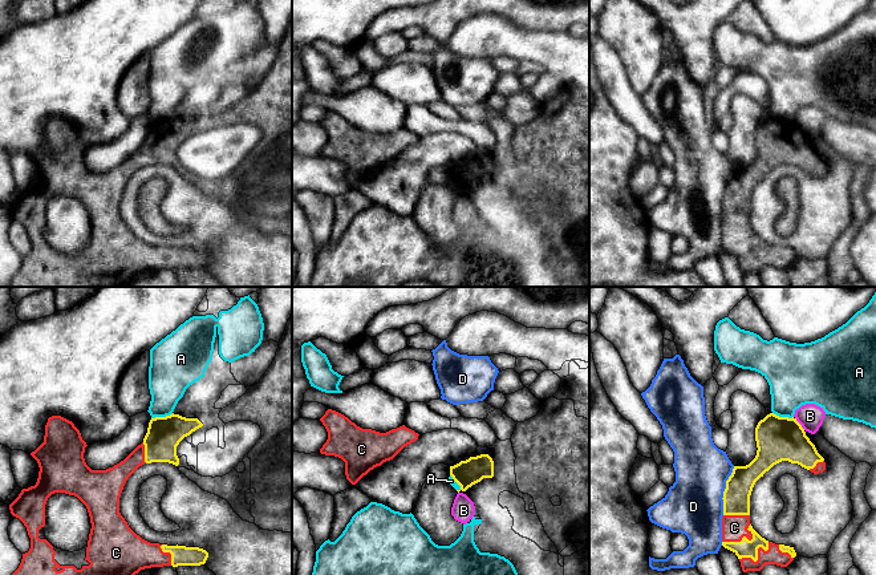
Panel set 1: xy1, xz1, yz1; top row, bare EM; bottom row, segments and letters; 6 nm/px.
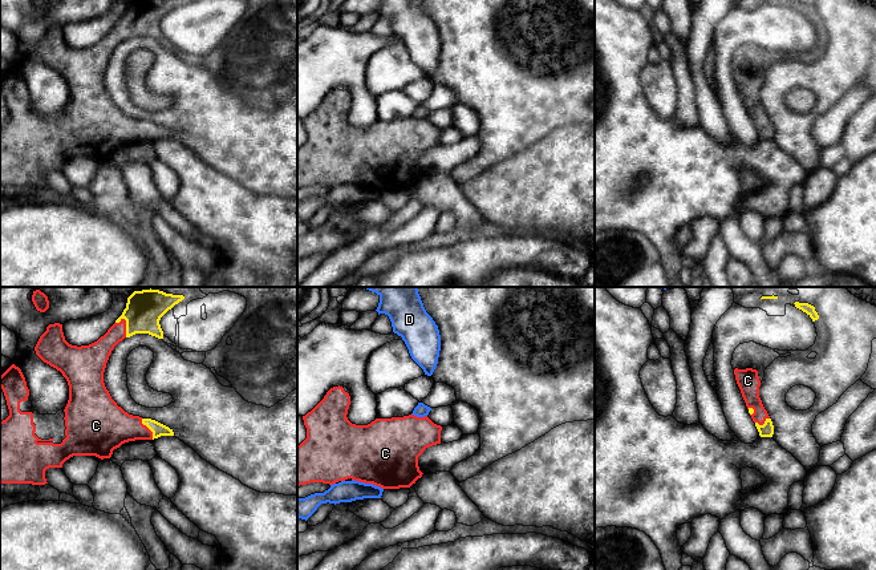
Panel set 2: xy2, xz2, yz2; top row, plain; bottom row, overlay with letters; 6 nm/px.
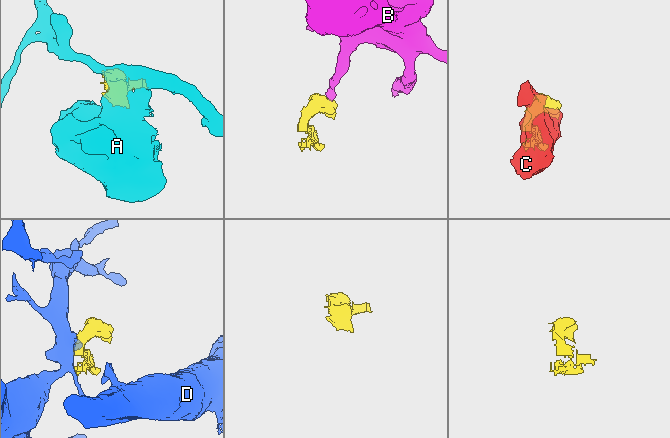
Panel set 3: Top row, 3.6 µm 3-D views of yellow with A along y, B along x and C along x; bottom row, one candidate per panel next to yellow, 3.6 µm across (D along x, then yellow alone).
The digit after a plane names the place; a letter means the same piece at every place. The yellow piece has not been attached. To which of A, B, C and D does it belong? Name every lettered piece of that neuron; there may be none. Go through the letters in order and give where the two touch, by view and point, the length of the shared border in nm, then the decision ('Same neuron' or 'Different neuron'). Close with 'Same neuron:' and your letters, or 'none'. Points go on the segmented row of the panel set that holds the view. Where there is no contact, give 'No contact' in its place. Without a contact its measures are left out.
A: Touches yellow at xy1 (162, 417). Shared border 140 nm. Different neuron
B: Touches yellow at yz1 (799, 424). Shared border 100 nm. Different neuron
C: Touches yellow at yz1 (743, 537). Shared border 200 nm. Different neuron
D: Touches yellow at yz1 (725, 490). Shared border 300 nm. Different neuron
Same neuron: none

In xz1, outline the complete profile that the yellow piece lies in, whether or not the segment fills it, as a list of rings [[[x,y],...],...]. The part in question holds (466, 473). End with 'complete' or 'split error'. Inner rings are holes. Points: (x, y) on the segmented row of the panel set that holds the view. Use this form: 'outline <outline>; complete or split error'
outline [[[488,454],[470,457],[466,461],[450,466],[450,475],[461,486],[461,490],[466,491],[483,478],[494,477],[494,461]]]; complete

